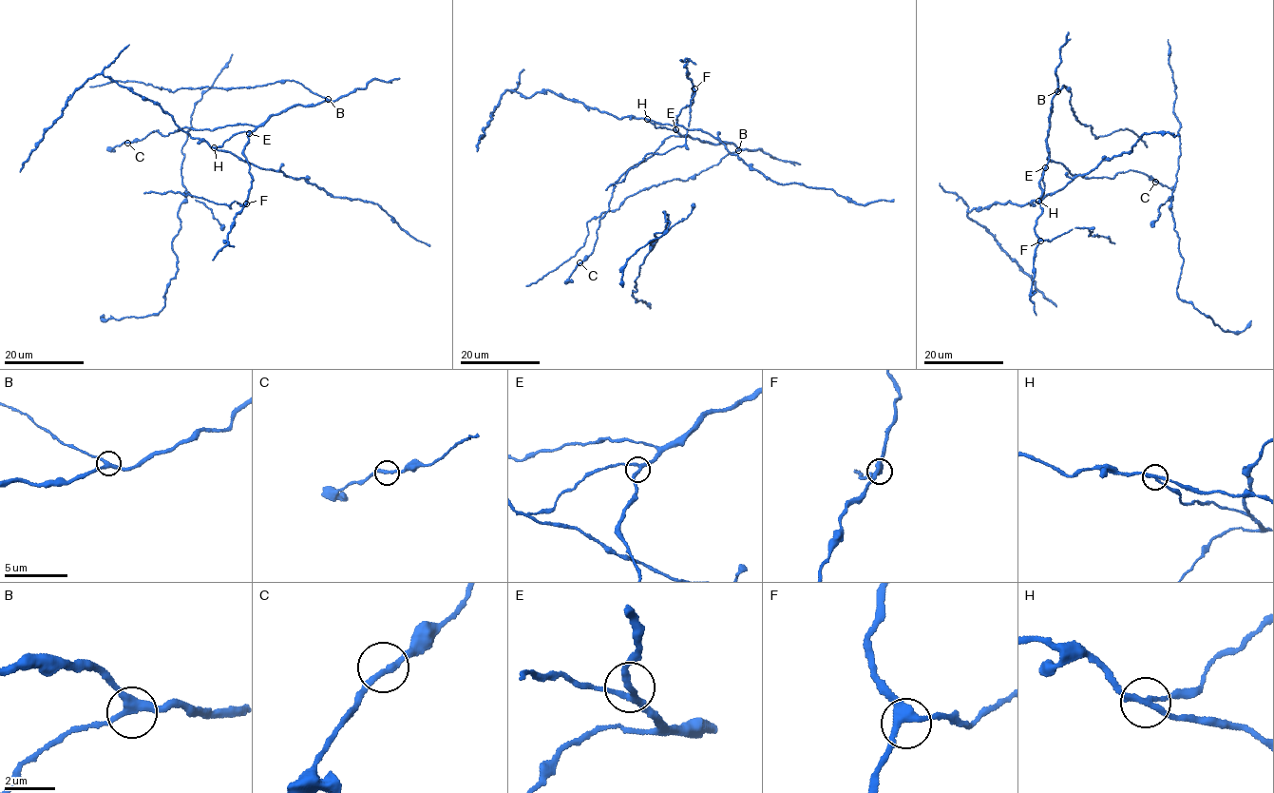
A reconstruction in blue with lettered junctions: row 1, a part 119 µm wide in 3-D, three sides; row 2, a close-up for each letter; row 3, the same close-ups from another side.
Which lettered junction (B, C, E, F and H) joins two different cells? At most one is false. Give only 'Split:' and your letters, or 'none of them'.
Split: H

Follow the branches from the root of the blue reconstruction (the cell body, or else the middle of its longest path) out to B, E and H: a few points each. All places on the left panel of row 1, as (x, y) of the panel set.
B: (202, 129), (239, 123), (258, 126), (271, 116), (294, 106), (313, 106), (328, 99)
E: (202, 129), (239, 123), (256, 127), (249, 133)
H: (202, 129), (239, 123), (256, 127), (251, 131), (236, 133), (221, 145), (214, 148)

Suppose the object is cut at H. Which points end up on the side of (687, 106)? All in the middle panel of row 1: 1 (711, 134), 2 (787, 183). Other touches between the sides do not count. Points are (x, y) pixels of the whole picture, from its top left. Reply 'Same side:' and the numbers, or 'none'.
Same side: none

